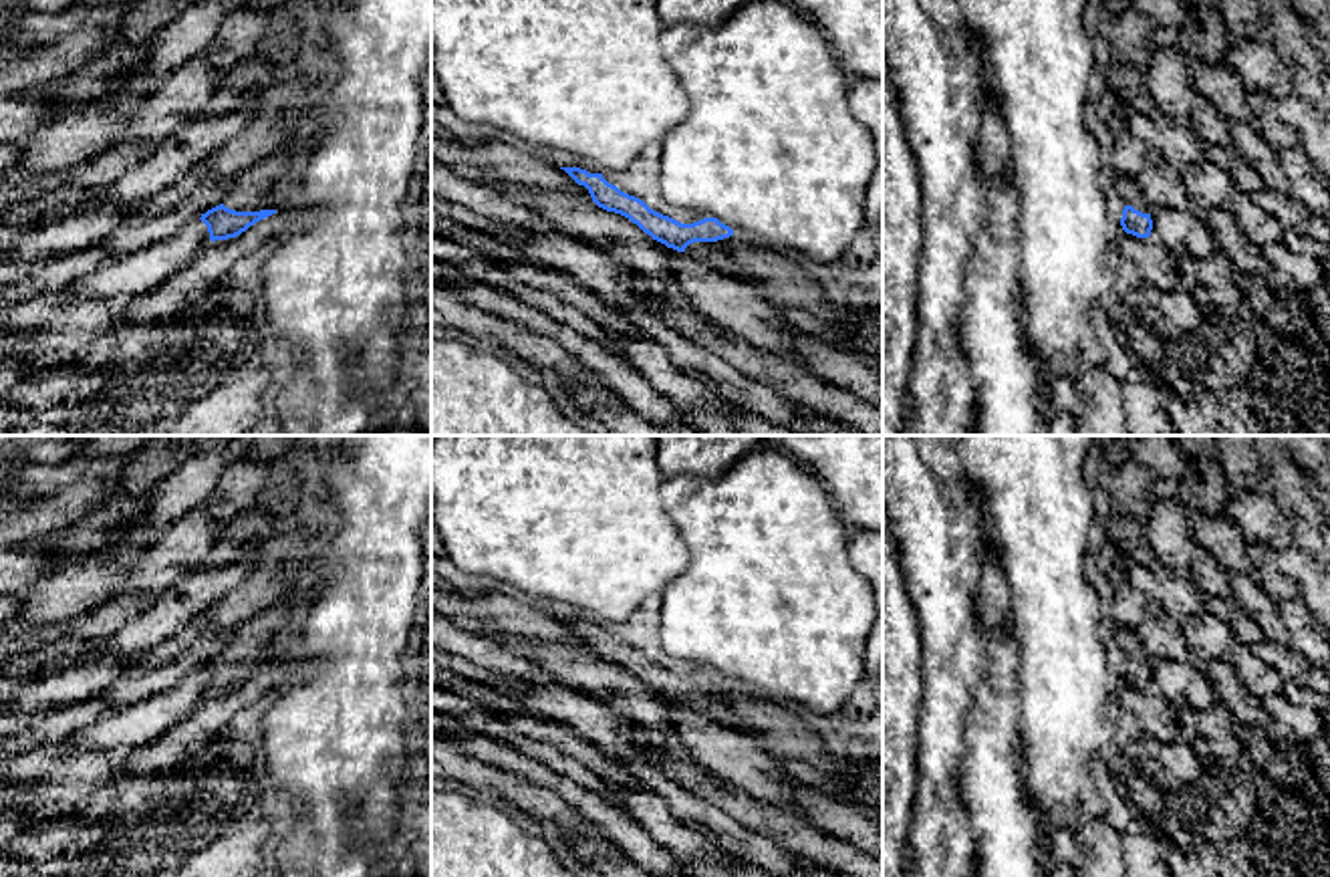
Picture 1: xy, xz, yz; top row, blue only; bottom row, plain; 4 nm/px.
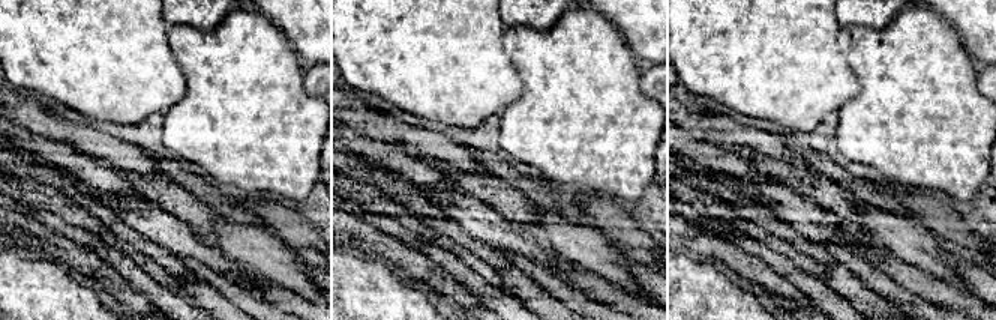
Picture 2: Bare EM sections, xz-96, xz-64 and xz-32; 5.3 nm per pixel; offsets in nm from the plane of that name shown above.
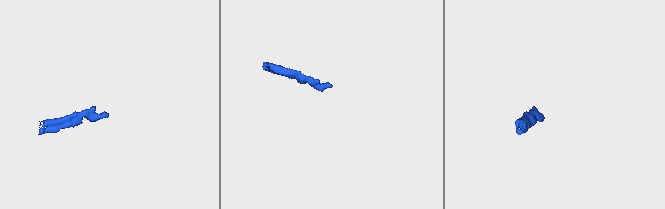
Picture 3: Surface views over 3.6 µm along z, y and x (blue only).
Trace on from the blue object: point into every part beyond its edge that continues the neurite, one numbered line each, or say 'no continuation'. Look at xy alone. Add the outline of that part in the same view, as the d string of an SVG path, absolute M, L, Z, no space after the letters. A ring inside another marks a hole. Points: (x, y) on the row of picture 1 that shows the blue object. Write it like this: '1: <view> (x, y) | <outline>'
1: xy (264, 186) | M298 145L282 149L238 173L222 204L236 212L286 212L300 155L302 149Z

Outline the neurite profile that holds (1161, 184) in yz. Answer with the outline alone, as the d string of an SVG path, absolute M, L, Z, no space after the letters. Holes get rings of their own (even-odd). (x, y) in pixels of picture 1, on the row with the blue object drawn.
M1153 153L1137 177L1141 194L1153 208L1189 210L1181 171Z

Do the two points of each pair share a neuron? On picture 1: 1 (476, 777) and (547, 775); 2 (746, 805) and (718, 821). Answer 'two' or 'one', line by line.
1: two
2: two

